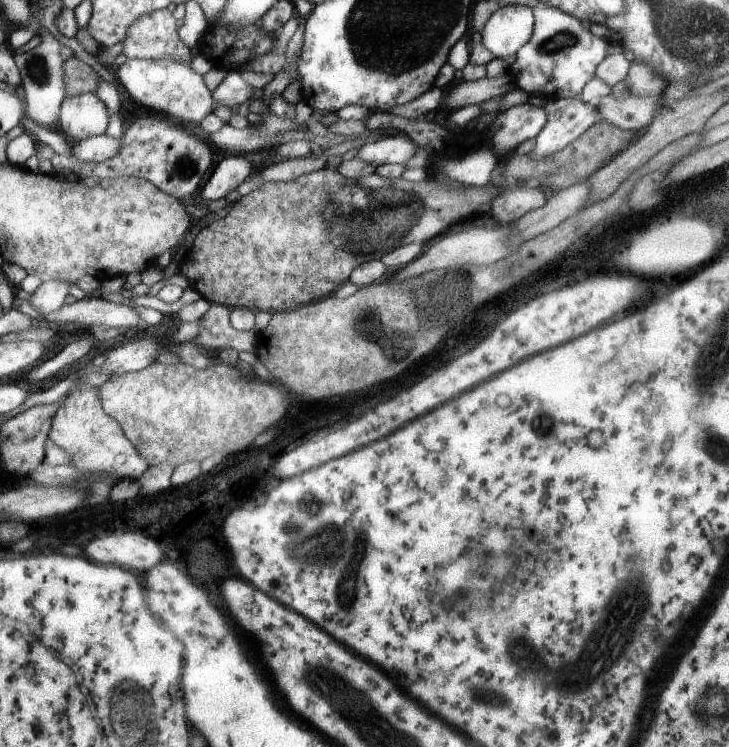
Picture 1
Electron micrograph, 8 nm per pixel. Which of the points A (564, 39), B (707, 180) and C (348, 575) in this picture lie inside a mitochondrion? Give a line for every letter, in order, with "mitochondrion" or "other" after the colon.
A: mitochondrion
B: other
C: mitochondrion

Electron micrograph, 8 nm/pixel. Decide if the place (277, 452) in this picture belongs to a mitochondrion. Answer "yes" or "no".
no

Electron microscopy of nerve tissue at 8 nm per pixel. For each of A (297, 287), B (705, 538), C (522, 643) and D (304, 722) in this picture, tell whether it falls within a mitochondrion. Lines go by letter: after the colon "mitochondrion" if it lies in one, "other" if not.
A: other
B: other
C: mitochondrion
D: other

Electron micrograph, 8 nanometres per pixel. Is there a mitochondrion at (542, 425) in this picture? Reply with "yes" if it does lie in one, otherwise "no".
yes

